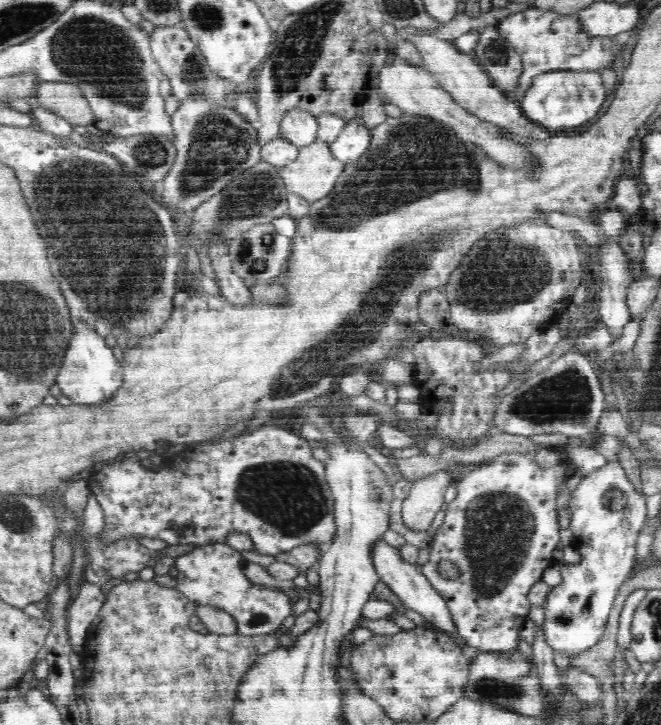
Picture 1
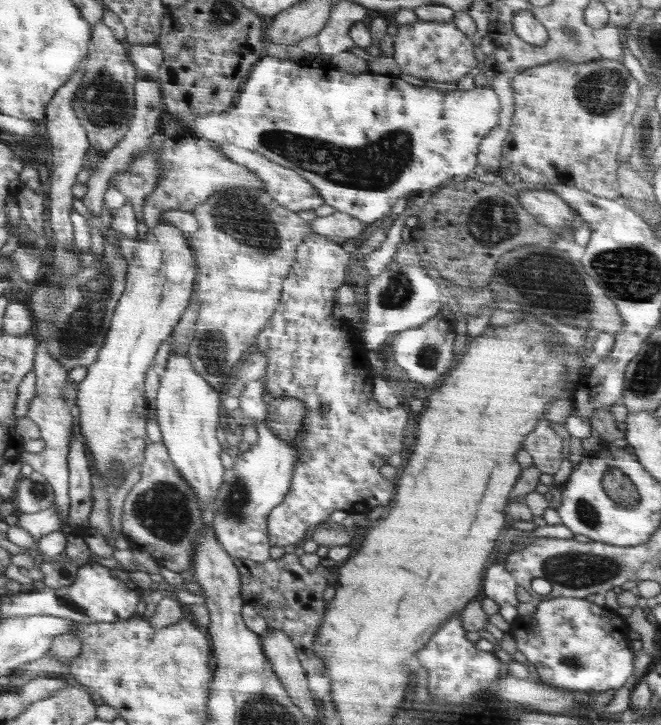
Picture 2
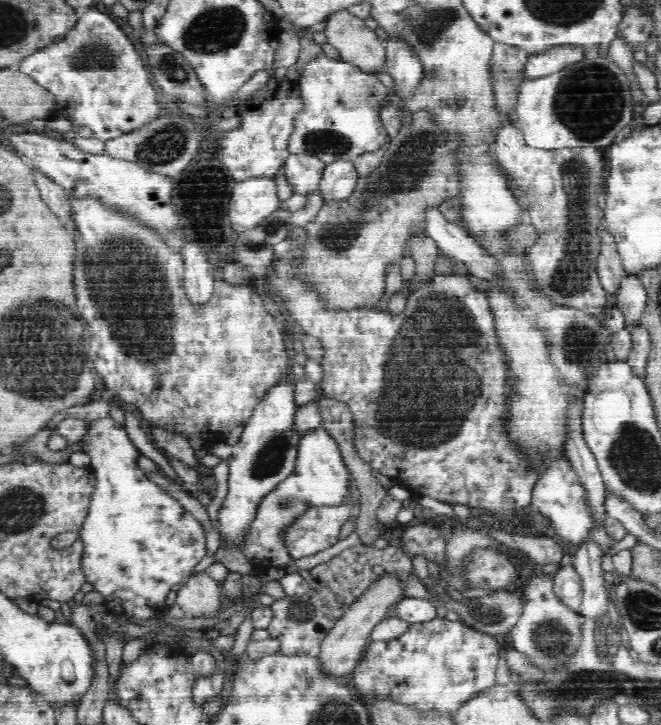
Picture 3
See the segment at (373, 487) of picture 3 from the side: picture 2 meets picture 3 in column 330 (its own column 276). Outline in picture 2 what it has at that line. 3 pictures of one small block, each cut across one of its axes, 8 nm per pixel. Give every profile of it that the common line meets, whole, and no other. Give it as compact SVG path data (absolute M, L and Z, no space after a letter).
M290 397L274 399L267 405L265 425L282 440L293 442L302 426L306 405Z

